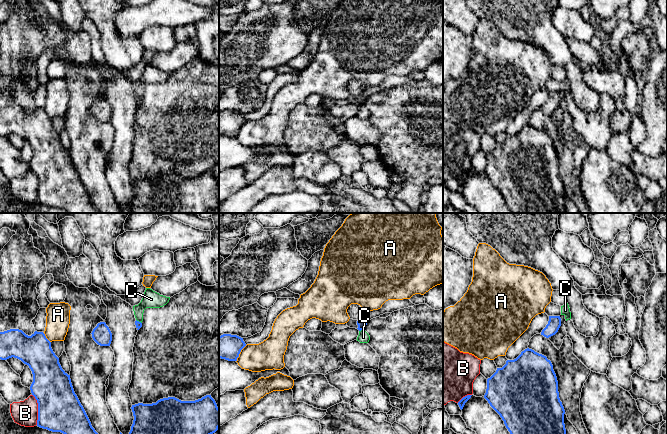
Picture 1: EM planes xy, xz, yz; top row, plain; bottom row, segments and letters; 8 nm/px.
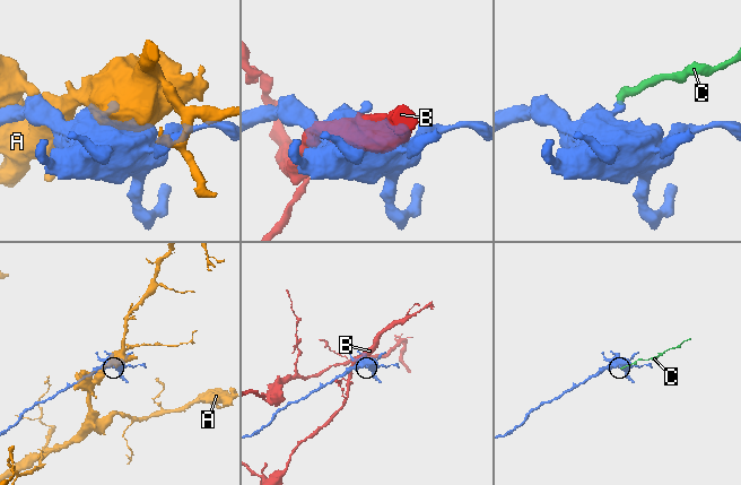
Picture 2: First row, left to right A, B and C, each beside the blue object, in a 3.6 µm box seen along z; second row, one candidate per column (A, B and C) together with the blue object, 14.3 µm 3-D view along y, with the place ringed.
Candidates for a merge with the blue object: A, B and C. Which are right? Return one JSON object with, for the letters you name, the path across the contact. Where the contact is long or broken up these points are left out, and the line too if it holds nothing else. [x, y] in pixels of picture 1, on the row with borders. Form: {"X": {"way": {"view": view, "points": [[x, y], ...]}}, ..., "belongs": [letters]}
{"belongs": []}

